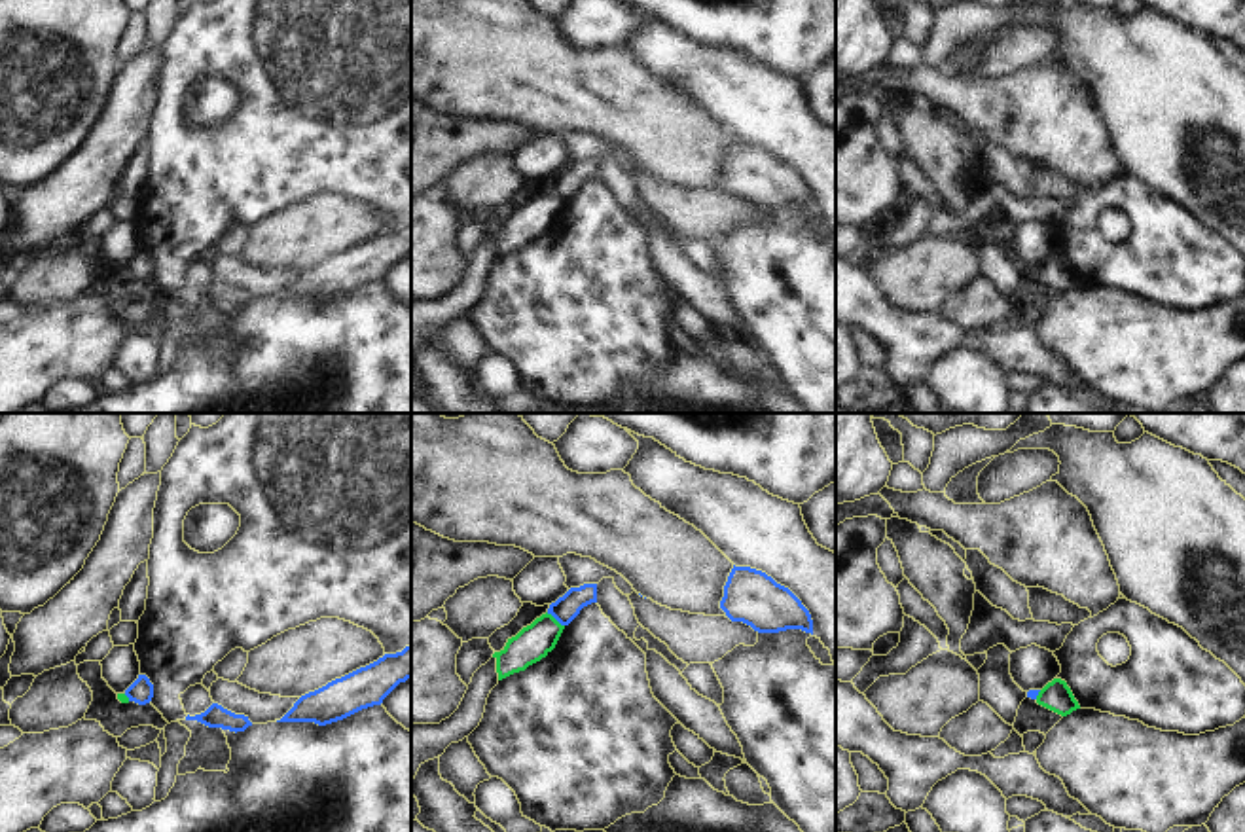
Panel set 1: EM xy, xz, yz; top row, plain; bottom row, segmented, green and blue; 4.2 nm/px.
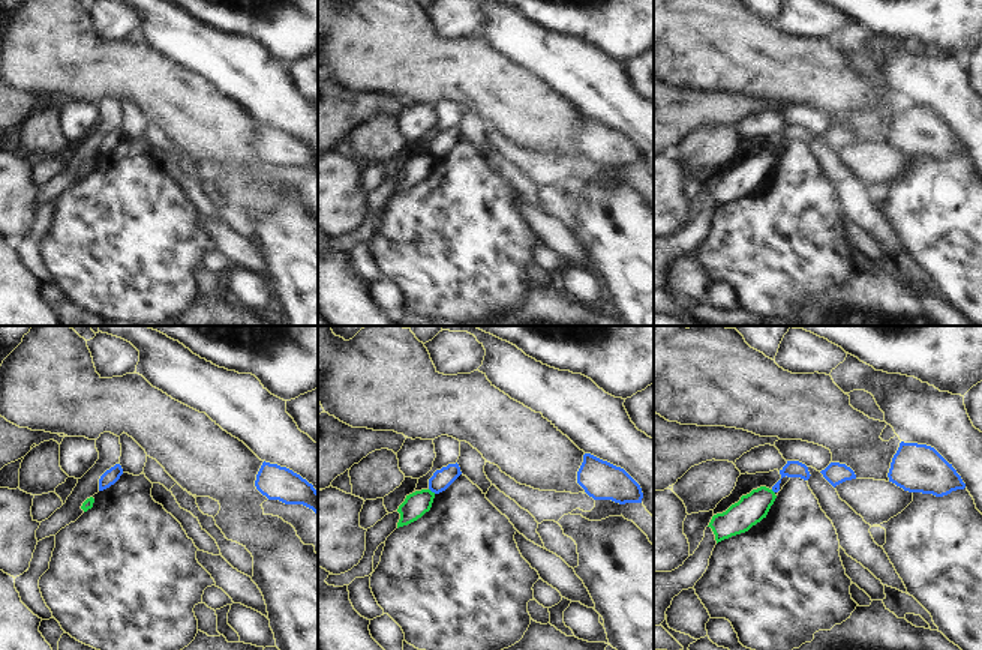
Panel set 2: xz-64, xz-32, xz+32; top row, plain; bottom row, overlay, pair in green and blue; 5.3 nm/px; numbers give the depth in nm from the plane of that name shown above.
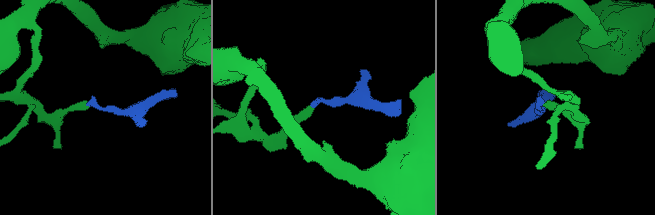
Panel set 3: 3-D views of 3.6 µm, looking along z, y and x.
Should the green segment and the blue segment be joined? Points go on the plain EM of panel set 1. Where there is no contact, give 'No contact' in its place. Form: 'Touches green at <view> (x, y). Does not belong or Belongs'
Touches green at xz (554, 194). Does not belong.

